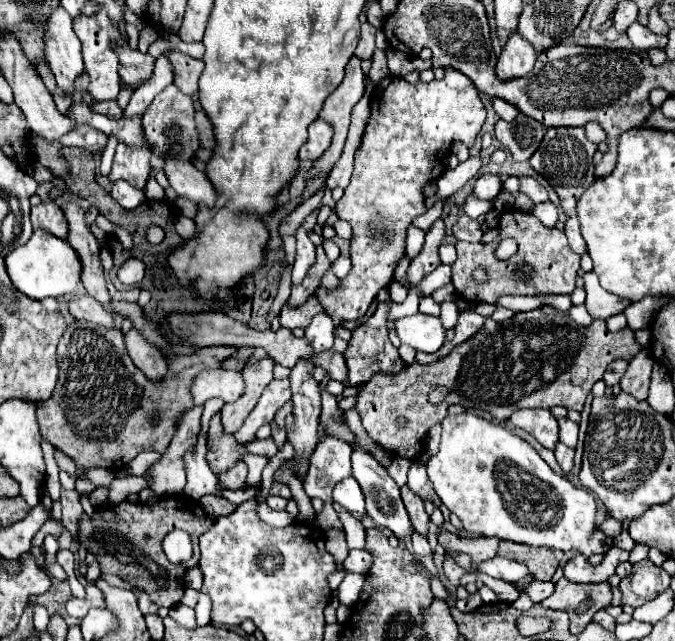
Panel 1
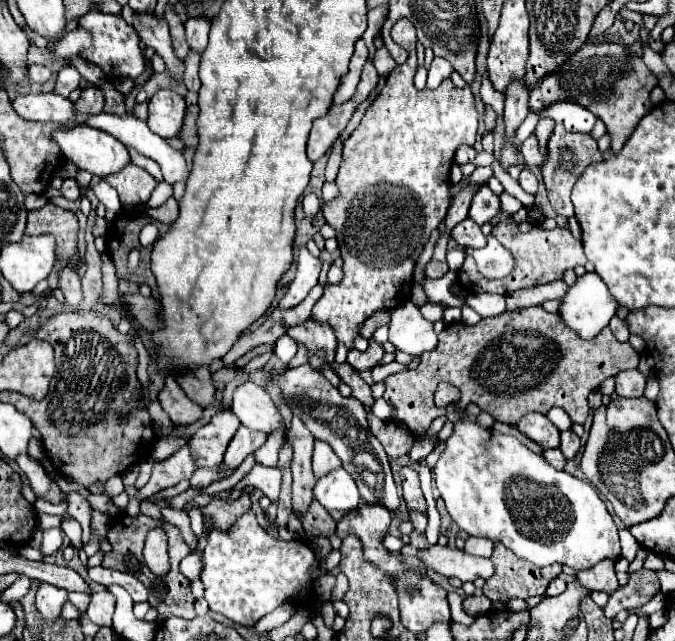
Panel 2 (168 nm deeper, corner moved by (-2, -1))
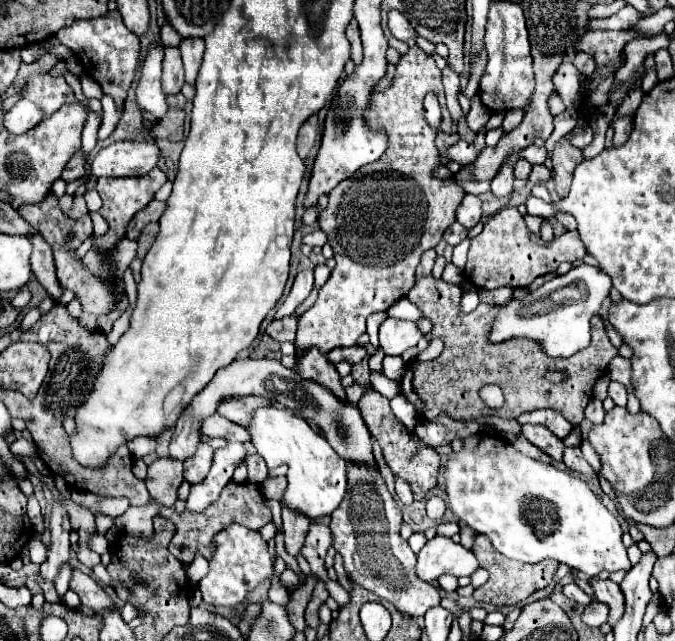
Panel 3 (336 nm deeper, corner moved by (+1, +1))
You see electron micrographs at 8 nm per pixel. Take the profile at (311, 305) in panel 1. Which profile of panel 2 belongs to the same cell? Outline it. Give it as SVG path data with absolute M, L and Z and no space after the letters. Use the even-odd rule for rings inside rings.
M309 318L307 322L303 324L297 324L297 326L291 326L287 330L287 334L295 340L295 342L301 342L305 344L307 348L309 346L321 346L323 350L327 350L327 358L331 364L333 358L335 358L335 348L337 348L337 338L335 338L335 332L333 328L327 324L327 322L317 322L313 318Z

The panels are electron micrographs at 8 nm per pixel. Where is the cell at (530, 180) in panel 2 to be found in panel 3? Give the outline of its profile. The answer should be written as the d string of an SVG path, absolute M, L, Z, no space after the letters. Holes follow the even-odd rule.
M520 156L520 158L516 160L516 164L514 164L514 176L520 178L520 180L528 180L530 172L532 172L532 166Z

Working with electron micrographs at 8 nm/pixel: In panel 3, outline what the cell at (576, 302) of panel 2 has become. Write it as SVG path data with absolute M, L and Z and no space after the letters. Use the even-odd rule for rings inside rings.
M580 264L568 274L544 282L526 298L510 300L498 308L492 322L488 342L500 344L514 338L538 342L540 350L552 358L568 358L590 344L590 318L600 310L602 300L610 292L610 276L596 266Z

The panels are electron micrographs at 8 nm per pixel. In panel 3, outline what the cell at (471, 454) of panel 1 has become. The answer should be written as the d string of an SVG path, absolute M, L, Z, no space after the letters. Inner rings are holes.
M480 432L464 438L464 448L460 452L454 452L446 460L446 464L442 466L442 474L446 476L444 488L452 512L476 532L486 534L492 546L512 560L534 564L546 558L554 558L568 564L572 570L580 570L588 576L596 576L604 570L628 572L632 568L626 546L622 544L622 530L618 518L606 510L602 500L594 496L588 484L582 478L570 476L554 468L552 464L542 464L526 458L500 436Z

